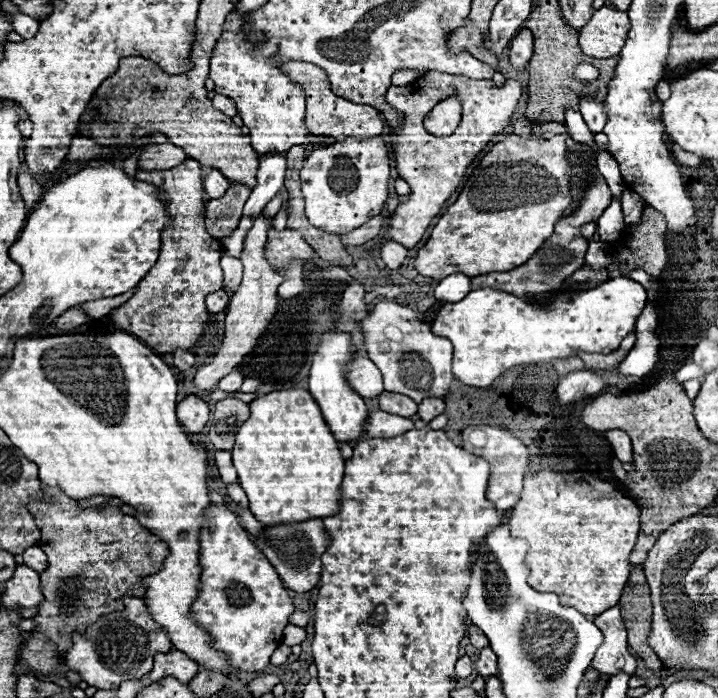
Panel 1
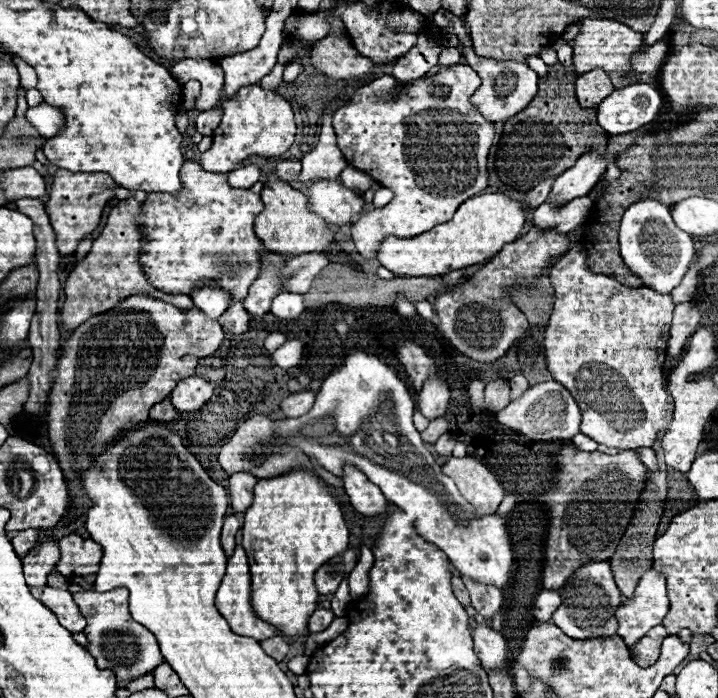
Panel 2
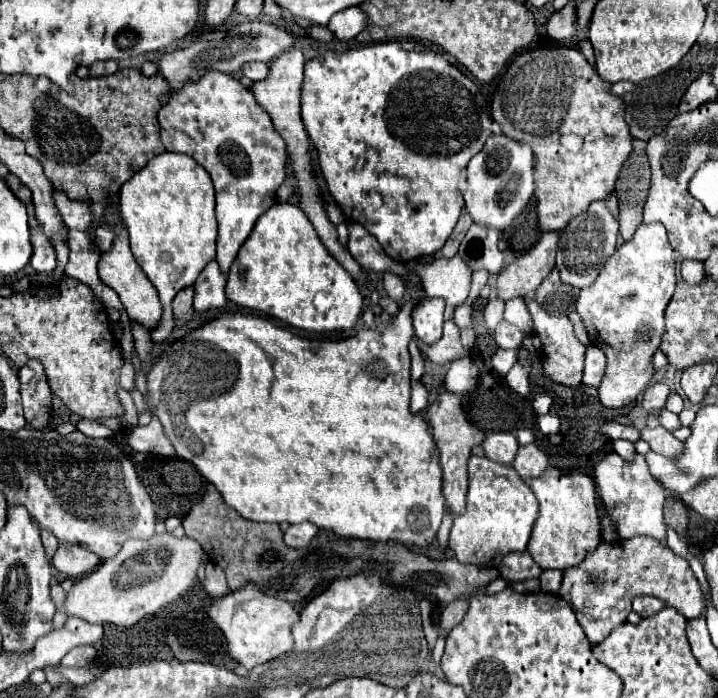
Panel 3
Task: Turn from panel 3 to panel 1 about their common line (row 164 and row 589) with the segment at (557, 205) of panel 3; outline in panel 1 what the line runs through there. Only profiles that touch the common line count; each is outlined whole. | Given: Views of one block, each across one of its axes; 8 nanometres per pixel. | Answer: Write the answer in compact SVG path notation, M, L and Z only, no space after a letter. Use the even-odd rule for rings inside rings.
M542 470L524 480L518 504L510 512L510 532L528 542L528 584L538 592L556 592L562 606L598 616L618 604L630 576L628 556L640 530L640 510L610 482L592 474Z

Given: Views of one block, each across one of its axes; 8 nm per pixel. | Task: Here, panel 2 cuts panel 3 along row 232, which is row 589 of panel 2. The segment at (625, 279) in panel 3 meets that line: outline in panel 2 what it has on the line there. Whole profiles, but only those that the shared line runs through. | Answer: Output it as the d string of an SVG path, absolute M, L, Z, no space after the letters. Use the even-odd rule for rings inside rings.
M652 566L640 578L634 596L622 600L616 610L618 636L624 638L628 646L634 646L650 628L662 624L668 614L668 594L666 576L656 572Z

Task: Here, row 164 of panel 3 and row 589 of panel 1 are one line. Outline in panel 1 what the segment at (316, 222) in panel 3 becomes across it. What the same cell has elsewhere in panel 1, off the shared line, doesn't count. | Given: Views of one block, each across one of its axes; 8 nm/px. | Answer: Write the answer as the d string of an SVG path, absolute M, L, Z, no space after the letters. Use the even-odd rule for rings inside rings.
M322 520L294 522L294 524L286 524L286 526L270 526L270 528L264 528L262 538L256 538L254 542L260 548L260 552L270 560L270 564L276 568L282 582L290 590L302 594L302 592L310 592L318 584L320 572L322 572L320 556L324 554L324 550L328 548L328 542L330 542L330 536L326 534Z

